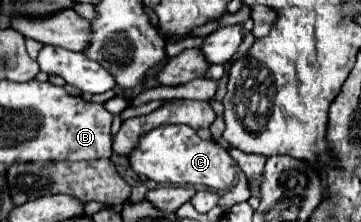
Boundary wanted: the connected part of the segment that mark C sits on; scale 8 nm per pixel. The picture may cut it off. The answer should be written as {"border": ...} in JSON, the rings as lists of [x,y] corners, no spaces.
{"border":[[[167,125],[143,135],[139,147],[129,155],[135,173],[147,175],[159,185],[203,185],[211,189],[229,189],[235,179],[235,161],[217,141],[203,141],[195,129]]]}

